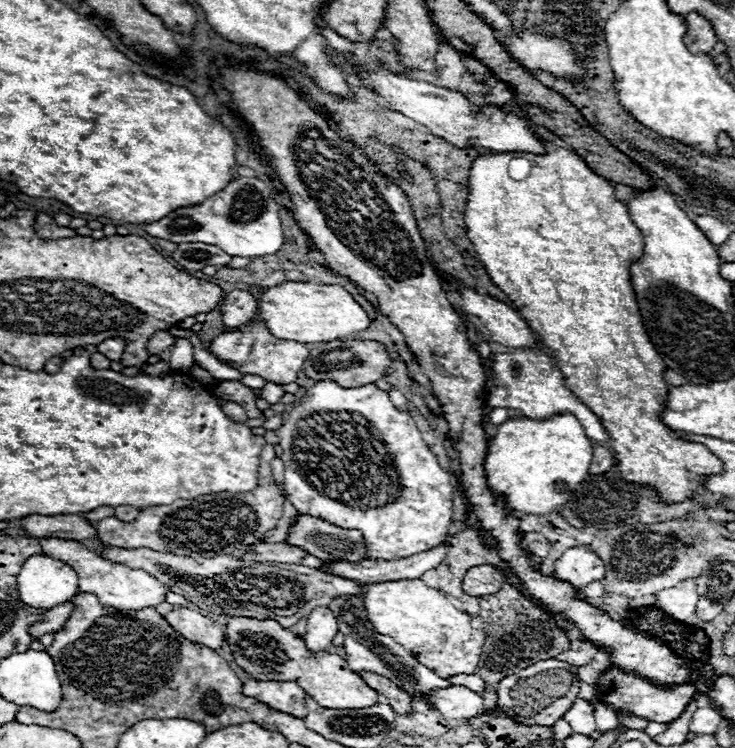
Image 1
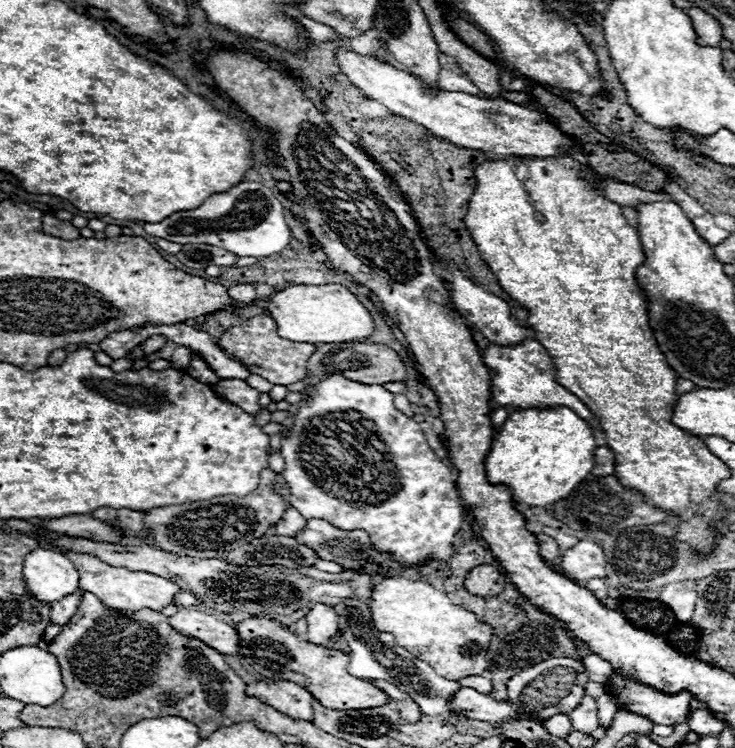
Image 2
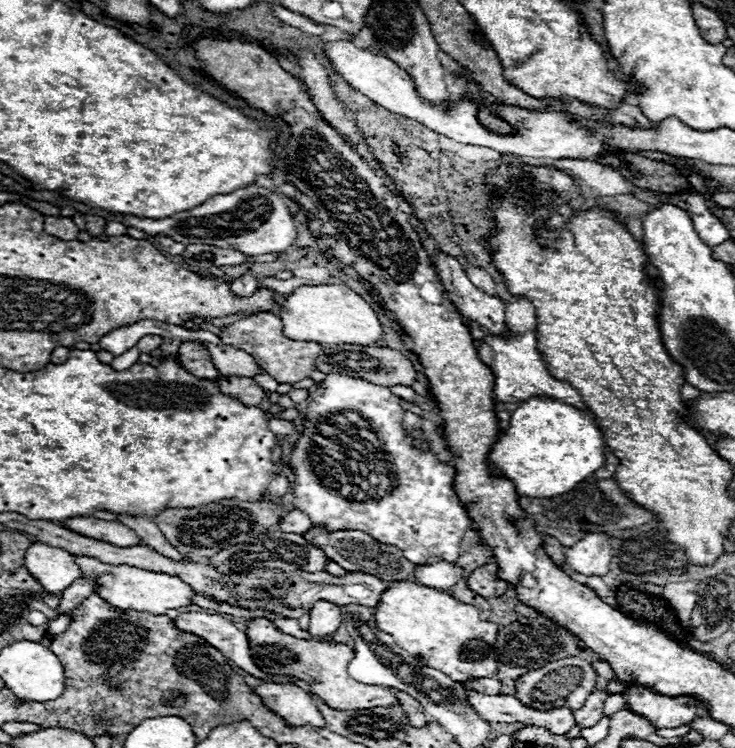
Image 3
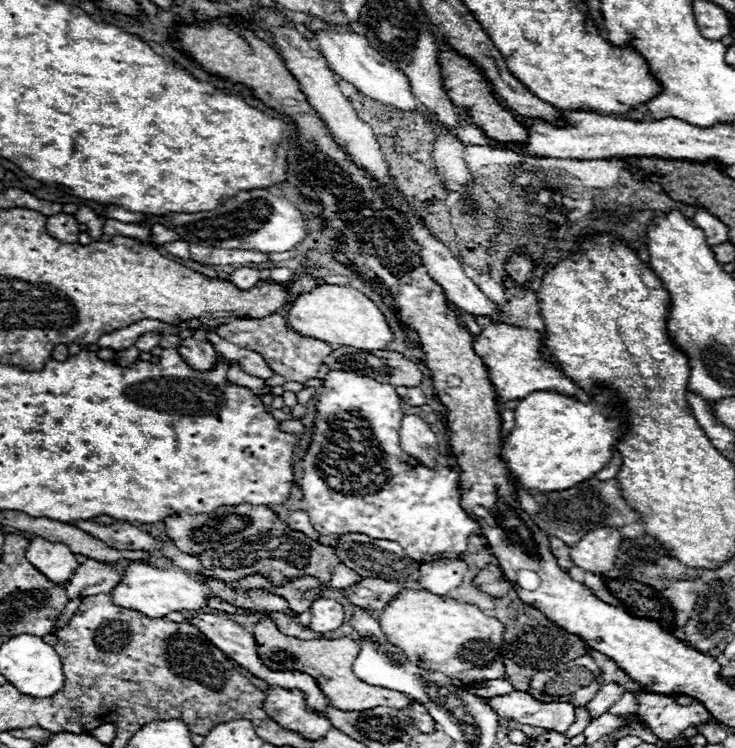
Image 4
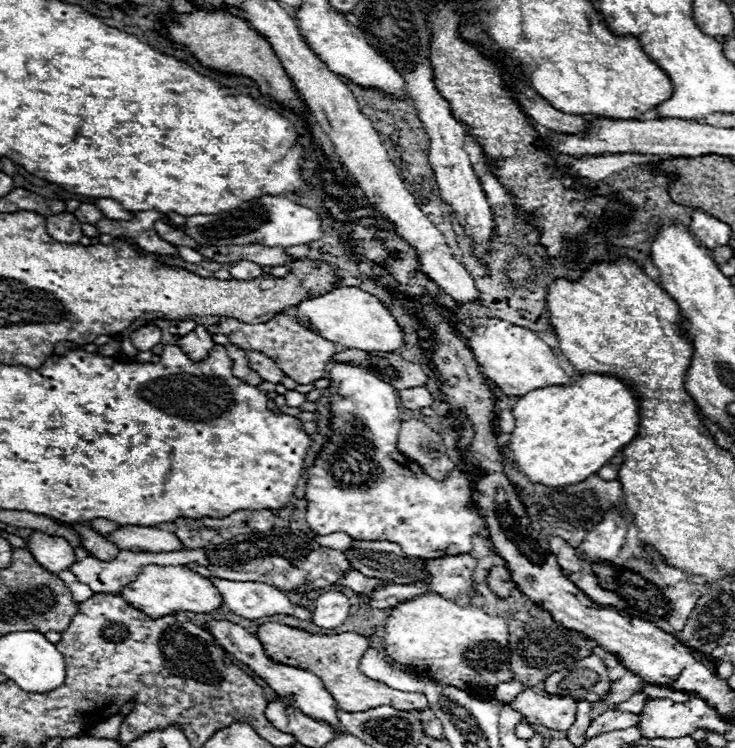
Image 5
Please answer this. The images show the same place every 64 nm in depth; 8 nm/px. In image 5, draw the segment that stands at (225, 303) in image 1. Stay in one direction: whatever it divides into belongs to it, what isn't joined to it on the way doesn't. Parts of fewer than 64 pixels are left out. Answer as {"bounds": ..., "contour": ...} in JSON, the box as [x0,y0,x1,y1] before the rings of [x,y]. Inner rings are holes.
{"bounds":[230,262,262,280],"contour":[[[234,262],[230,264],[230,276],[234,280],[254,280],[262,276],[262,266],[254,262]]]}

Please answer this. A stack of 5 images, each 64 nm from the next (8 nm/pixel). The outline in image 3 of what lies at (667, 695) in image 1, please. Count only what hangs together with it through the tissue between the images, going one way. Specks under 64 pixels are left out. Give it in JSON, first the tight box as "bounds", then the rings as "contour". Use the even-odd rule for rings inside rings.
{"bounds":[622,684,698,728],"contour":[[[628,684],[622,696],[634,714],[644,716],[656,728],[686,726],[698,716],[696,708],[688,706],[688,700],[690,700],[688,696],[670,698],[670,696],[652,692],[650,688],[644,688],[640,684]]]}

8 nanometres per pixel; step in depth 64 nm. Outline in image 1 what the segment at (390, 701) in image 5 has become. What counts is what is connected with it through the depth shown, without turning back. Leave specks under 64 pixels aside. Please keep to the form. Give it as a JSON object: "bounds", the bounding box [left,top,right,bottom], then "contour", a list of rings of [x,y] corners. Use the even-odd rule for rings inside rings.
{"bounds":[226,616,378,710],"contour":[[[242,616],[240,618],[230,618],[226,622],[226,642],[228,642],[228,646],[234,654],[236,664],[244,672],[248,672],[250,676],[256,676],[260,680],[294,680],[294,682],[298,682],[298,686],[302,686],[302,690],[306,690],[306,694],[310,698],[314,698],[314,702],[318,702],[324,708],[344,710],[344,708],[364,708],[364,706],[374,706],[376,704],[376,694],[378,692],[372,690],[370,686],[366,686],[362,682],[362,678],[346,666],[344,658],[340,658],[336,654],[328,654],[328,652],[318,652],[318,654],[308,652],[304,640],[300,636],[282,628],[274,620],[254,620],[254,618],[242,618]]]}

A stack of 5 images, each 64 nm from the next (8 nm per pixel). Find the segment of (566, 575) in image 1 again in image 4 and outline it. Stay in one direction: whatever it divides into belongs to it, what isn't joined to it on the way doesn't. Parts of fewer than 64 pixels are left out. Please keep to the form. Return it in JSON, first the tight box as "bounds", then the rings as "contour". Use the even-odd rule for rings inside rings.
{"bounds":[570,528,622,574],"contour":[[[616,528],[592,530],[570,548],[570,560],[584,572],[608,574],[614,568],[620,540],[622,536]]]}

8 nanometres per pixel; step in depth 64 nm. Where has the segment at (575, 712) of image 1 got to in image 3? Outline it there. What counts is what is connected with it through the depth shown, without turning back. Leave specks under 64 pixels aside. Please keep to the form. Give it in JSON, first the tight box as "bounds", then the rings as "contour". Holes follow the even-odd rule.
{"bounds":[574,690,610,728],"contour":[[[604,690],[604,692],[592,692],[584,706],[580,710],[574,710],[574,720],[576,720],[576,726],[580,728],[592,728],[600,718],[602,718],[602,706],[604,706],[604,698],[608,696],[610,692]]]}

